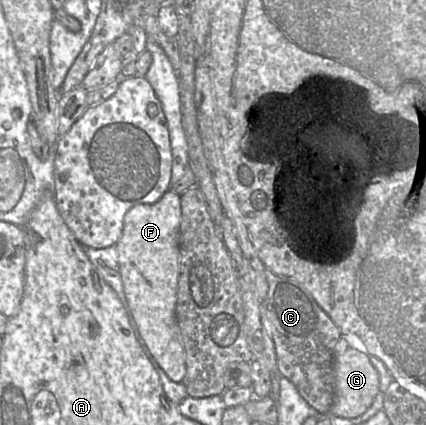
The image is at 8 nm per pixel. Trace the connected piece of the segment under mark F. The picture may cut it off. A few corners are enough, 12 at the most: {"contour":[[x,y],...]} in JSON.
{"contour":[[181,195],[124,217],[116,244],[130,320],[174,382]]}

